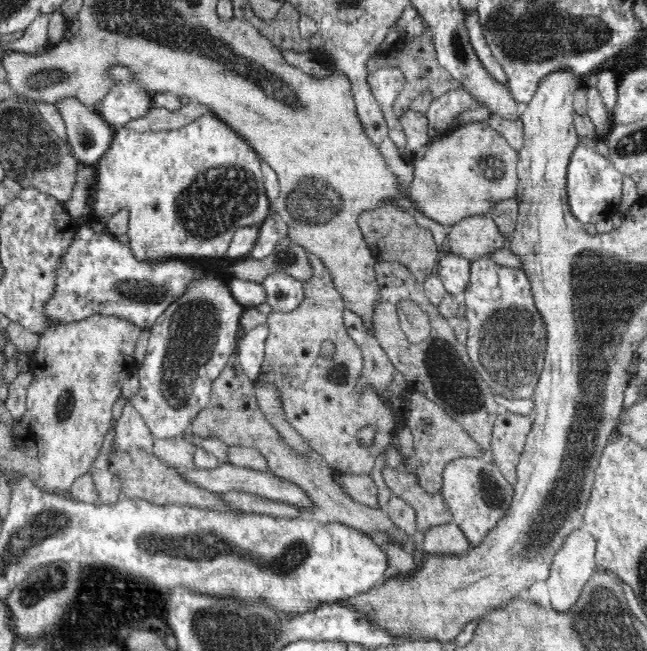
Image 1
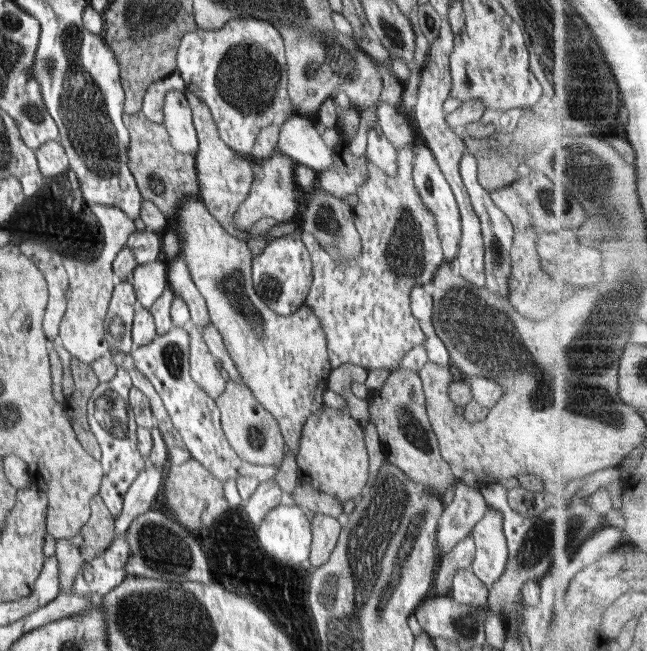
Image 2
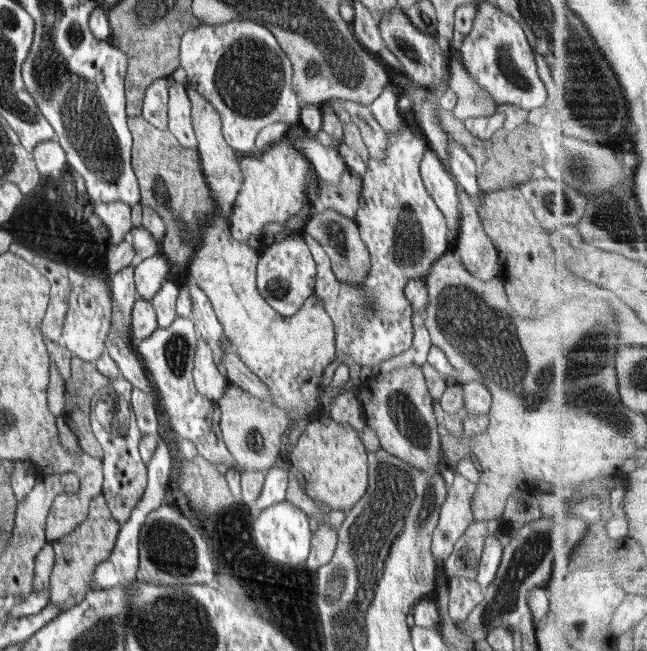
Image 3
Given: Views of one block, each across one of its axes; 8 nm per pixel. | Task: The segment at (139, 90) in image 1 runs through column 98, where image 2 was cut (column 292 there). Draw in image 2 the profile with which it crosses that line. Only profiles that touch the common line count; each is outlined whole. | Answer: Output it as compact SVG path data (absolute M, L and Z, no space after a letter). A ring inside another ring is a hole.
M259 18L230 19L219 29L197 28L181 38L175 63L176 72L185 82L185 90L192 91L208 106L219 137L237 153L250 153L263 128L295 114L287 93L287 58L283 38L271 21Z

